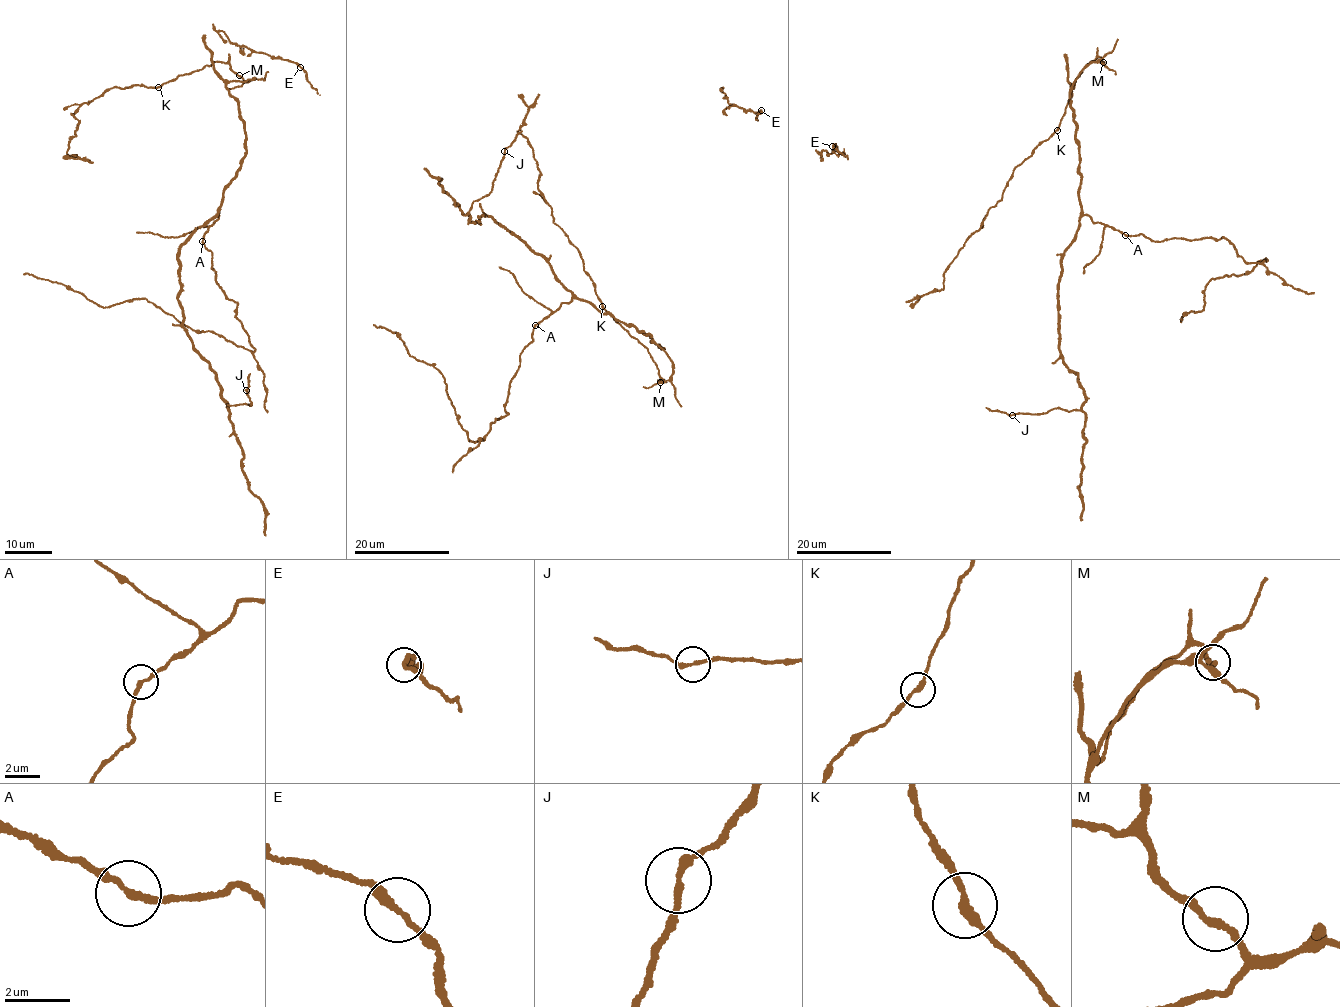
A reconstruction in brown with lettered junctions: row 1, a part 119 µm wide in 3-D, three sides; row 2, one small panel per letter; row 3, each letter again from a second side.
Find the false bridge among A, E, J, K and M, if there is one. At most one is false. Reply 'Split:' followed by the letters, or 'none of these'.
Split: none of these

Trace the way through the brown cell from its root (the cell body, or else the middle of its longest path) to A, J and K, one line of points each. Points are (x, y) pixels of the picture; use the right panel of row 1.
A: (1102, 63), (1083, 68), (1069, 92), (1075, 142), (1079, 147), (1079, 201), (1082, 211), (1094, 222), (1125, 235)
J: (1102, 63), (1083, 68), (1069, 92), (1081, 213), (1058, 290), (1059, 352), (1085, 401), (1078, 410), (1013, 415)
K: (1102, 63), (1099, 57), (1084, 65), (1076, 78), (1057, 130)

